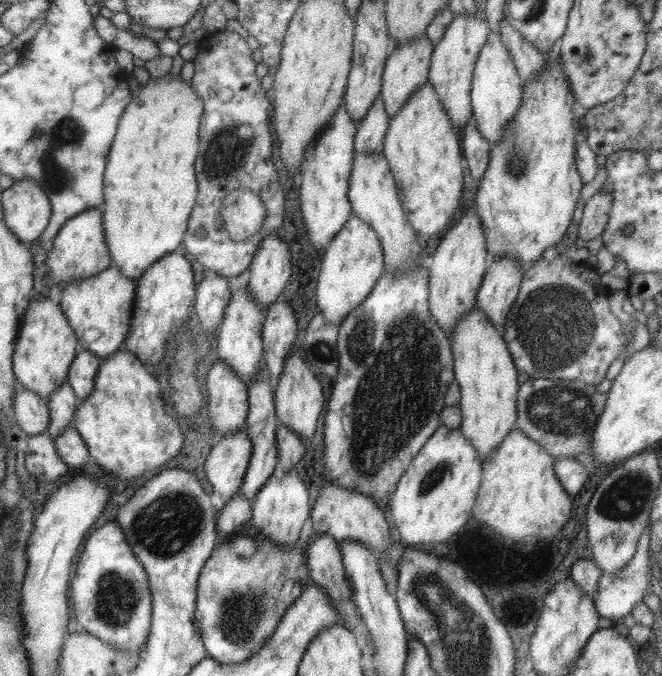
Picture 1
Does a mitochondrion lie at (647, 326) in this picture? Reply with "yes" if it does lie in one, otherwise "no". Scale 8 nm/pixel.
no

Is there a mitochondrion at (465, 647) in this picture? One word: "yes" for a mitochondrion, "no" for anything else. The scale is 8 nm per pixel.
yes

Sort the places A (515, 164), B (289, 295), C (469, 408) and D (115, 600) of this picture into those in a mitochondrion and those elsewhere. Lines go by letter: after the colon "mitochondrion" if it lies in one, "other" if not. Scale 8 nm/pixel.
A: mitochondrion
B: other
C: other
D: mitochondrion

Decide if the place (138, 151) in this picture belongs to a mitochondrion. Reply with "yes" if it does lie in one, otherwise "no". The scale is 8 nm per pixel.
no

